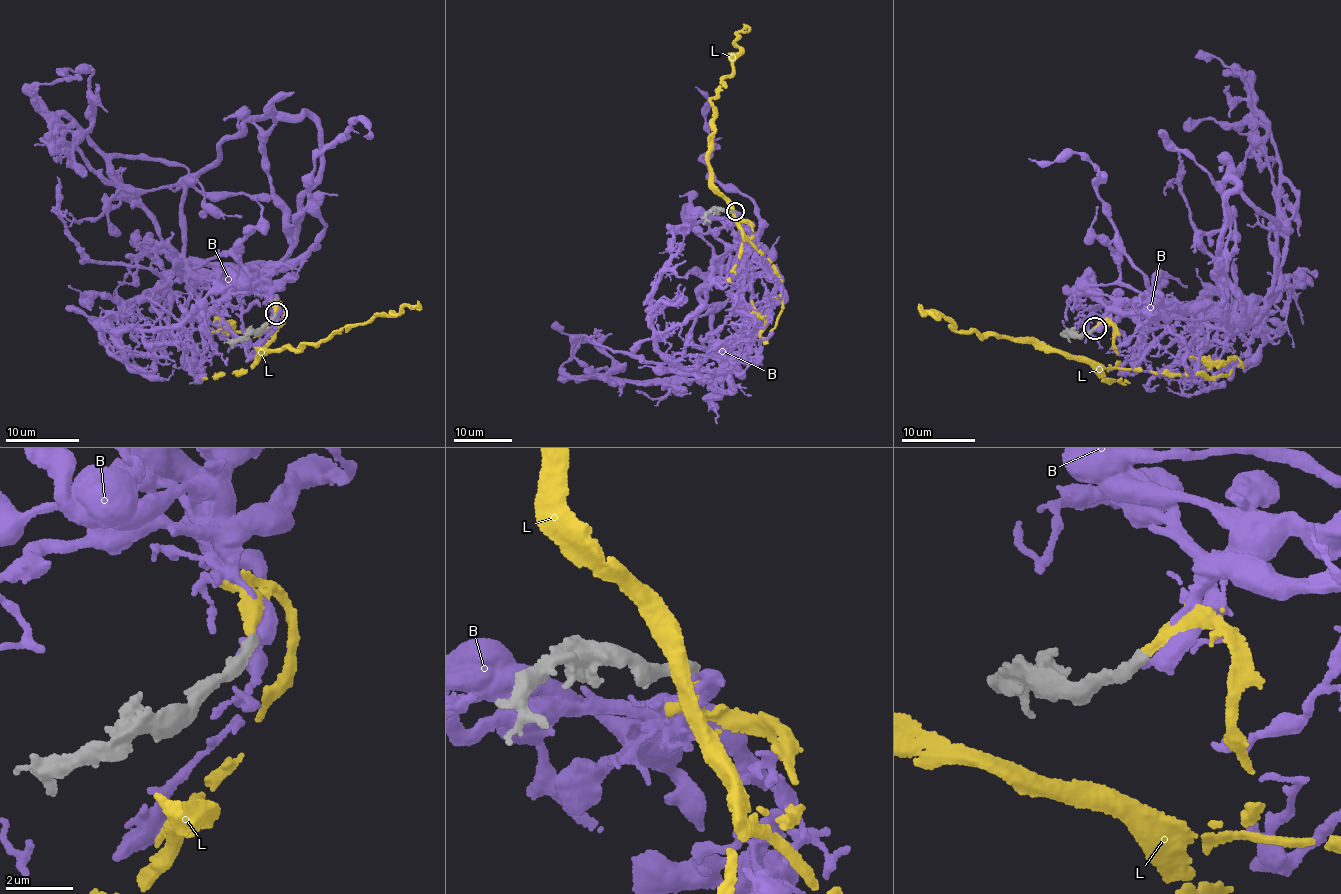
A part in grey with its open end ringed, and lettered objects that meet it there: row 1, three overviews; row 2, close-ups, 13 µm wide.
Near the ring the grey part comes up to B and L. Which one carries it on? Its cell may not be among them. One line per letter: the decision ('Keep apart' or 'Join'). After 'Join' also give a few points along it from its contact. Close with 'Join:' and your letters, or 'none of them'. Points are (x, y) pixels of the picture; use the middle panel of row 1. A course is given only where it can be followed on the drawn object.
B: Keep apart
L: Join. Its course: (735, 212), (753, 224), (751, 241), (713, 187), (709, 151), (711, 100), (732, 70), (738, 33), (750, 27)
Join: L

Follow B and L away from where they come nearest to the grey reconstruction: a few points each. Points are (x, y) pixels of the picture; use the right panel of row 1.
B: (1095, 330), (1127, 302), (1233, 313), (1278, 282), (1286, 240), (1250, 83), (1217, 58), (1194, 57)
L: (1095, 328), (1105, 321), (1113, 327), (1118, 367), (1069, 359), (1037, 343), (961, 333), (922, 308), (922, 316)

